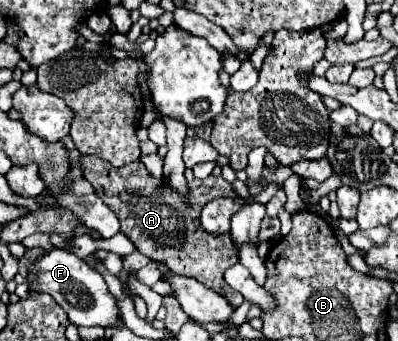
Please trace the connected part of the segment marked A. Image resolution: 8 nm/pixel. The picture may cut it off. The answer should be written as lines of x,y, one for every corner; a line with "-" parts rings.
82,156
78,160
84,178
94,186
98,196
106,200
106,206
118,216
120,220
120,232
126,234
134,248
168,268
180,268
182,274
196,278
206,288
218,292
224,296
232,308
238,308
242,304
242,296
234,292
222,278
224,270
234,266
238,262
238,250
232,242
230,232
224,232
222,236
212,236
200,226
200,210
214,198
232,198
240,200
238,192
230,182
224,178
208,176
206,180
192,180
188,182
188,202
186,198
176,192
166,178
154,178
146,166
136,160
134,164
128,164
124,168
114,168
108,162
100,160
98,156

